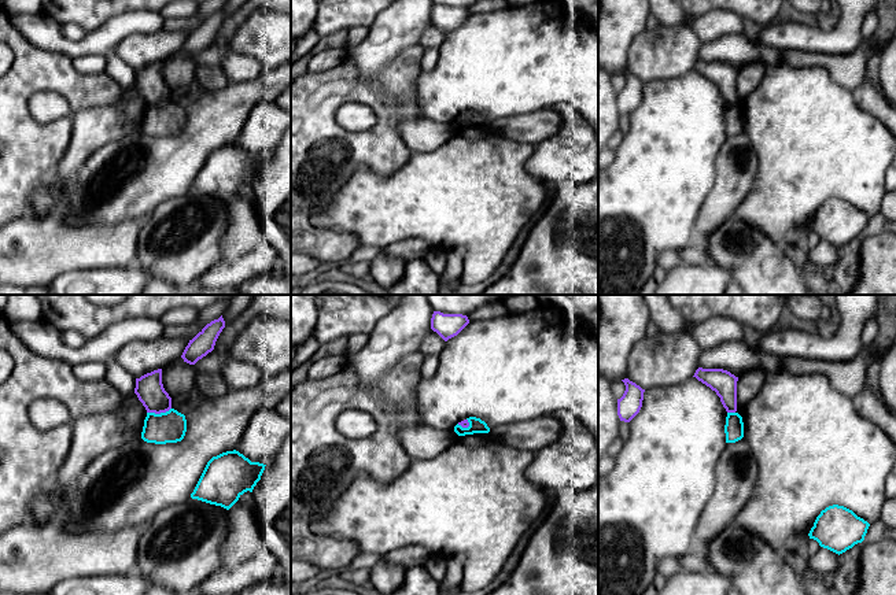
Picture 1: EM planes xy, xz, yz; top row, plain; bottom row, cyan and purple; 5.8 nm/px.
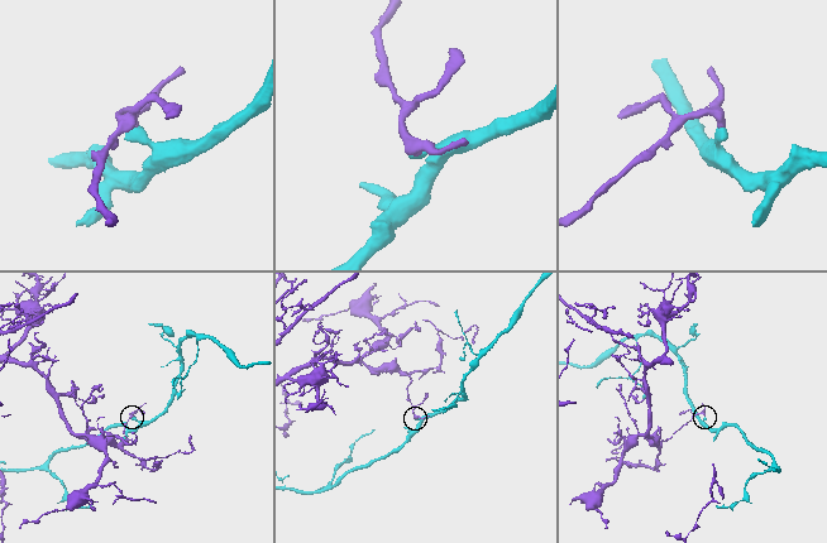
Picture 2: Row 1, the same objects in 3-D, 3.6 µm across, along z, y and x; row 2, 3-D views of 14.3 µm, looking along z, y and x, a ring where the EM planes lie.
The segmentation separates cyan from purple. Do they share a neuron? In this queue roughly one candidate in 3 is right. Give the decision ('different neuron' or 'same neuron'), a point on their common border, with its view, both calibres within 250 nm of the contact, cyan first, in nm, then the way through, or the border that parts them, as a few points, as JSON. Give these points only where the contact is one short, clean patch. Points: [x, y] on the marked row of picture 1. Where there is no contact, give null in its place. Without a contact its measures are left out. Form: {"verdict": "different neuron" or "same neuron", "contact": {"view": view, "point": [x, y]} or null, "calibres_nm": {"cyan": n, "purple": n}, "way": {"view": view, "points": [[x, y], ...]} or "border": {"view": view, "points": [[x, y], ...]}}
{"verdict": "different neuron", "contact": {"view": "xy", "point": [158, 414]}, "calibres_nm": {"cyan": 190, "purple": 160}, "border": {"view": "xy", "points": [[170, 407], [162, 413], [147, 413]]}}

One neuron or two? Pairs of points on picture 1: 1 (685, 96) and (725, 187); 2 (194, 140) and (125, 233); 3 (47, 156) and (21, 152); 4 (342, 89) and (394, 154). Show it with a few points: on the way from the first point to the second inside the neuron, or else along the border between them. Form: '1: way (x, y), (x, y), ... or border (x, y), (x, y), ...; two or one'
1: border (727, 136), (715, 162), (715, 183), (707, 195); two
2: border (140, 224), (122, 221), (115, 225), (103, 226); two
3: way (40, 152), (28, 152); one
4: way (362, 93), (386, 114), (386, 133); one

